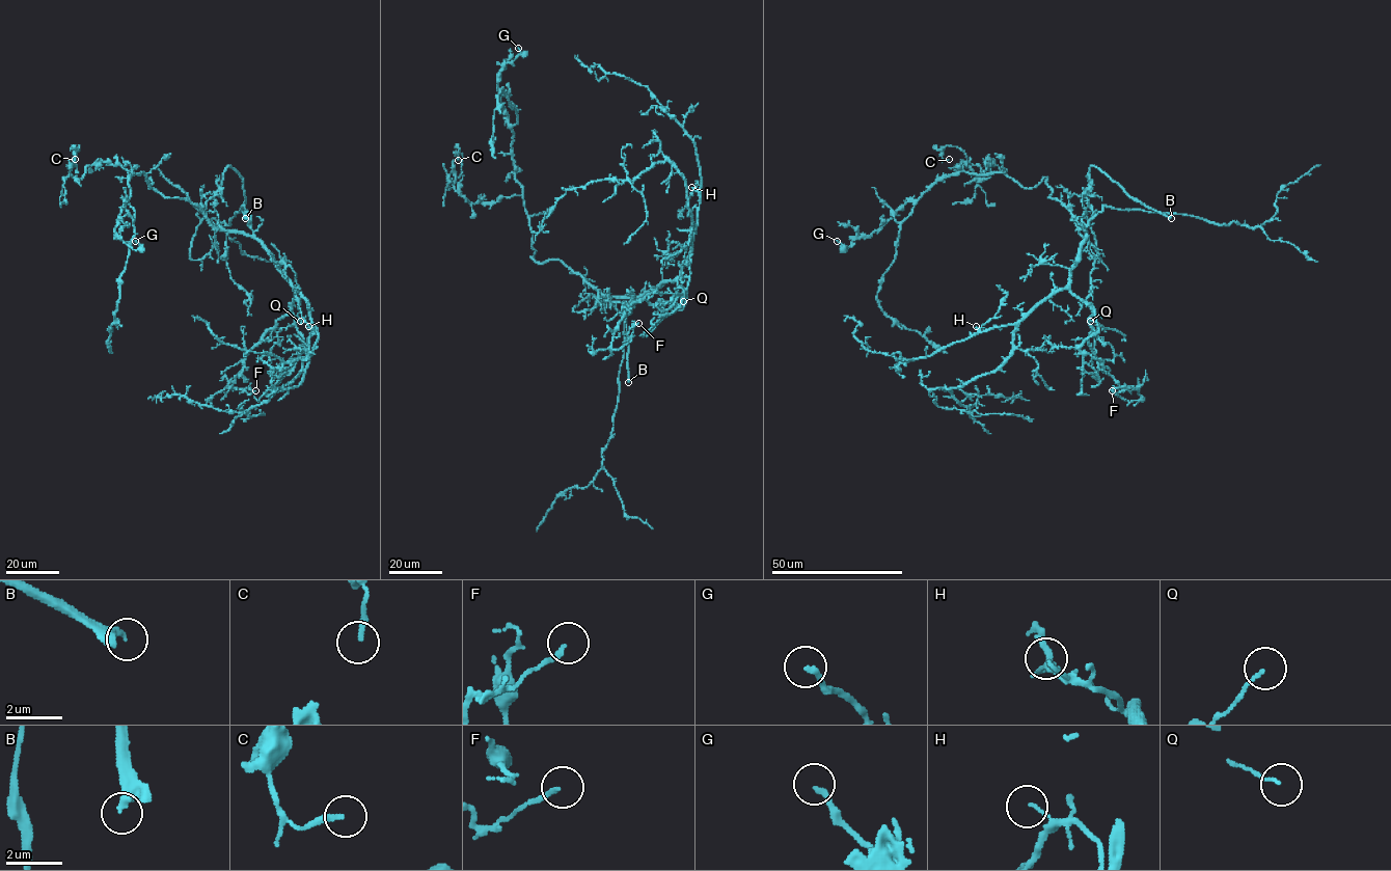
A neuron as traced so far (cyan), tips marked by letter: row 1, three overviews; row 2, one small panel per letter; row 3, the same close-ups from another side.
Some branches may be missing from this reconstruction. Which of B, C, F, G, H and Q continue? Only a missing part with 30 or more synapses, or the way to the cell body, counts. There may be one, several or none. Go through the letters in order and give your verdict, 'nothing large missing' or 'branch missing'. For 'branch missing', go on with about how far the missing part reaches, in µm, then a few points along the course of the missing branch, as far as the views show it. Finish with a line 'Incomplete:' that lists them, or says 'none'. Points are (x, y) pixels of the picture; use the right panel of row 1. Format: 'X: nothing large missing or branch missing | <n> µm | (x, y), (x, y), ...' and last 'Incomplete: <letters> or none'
B: branch missing | 60 µm | (1171, 218), (1215, 245), (1220, 250), (1218, 255), (1227, 265), (1227, 275), (1231, 280), (1234, 278)
C: nothing large missing
F: nothing large missing
G: nothing large missing
H: nothing large missing
Q: nothing large missing
Incomplete: B

